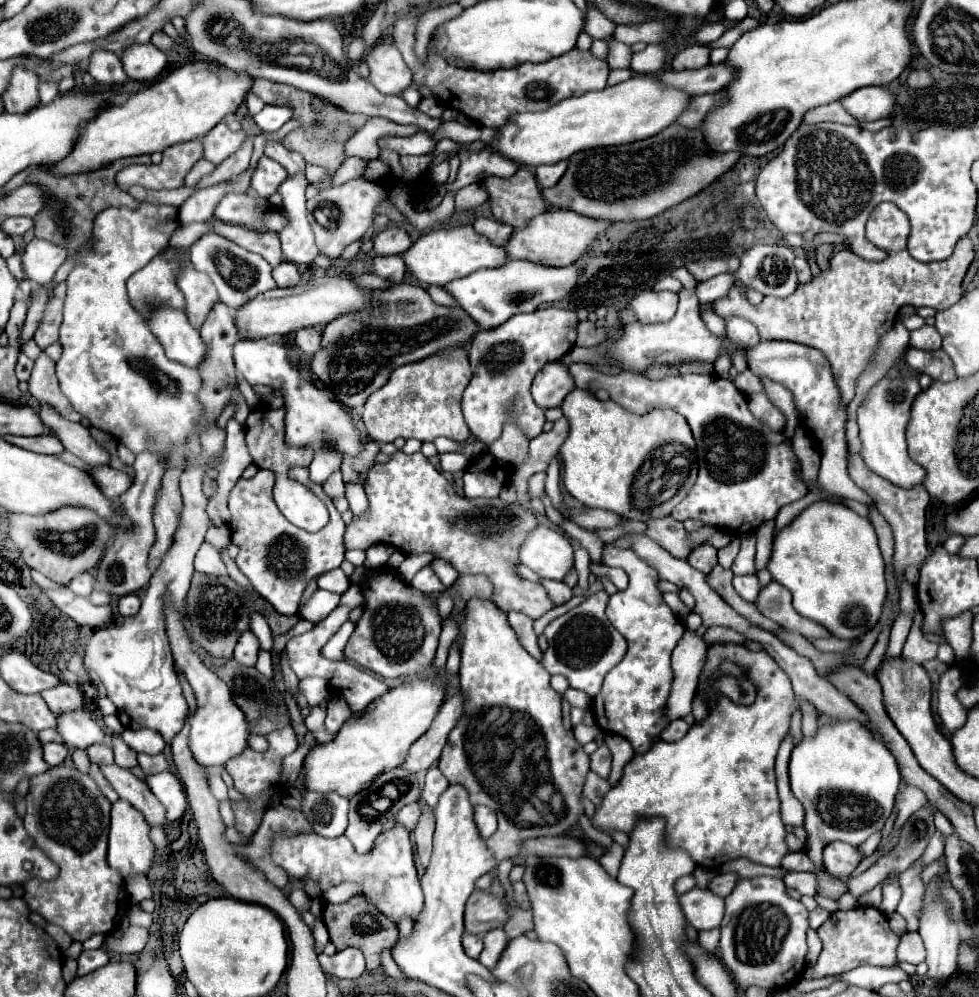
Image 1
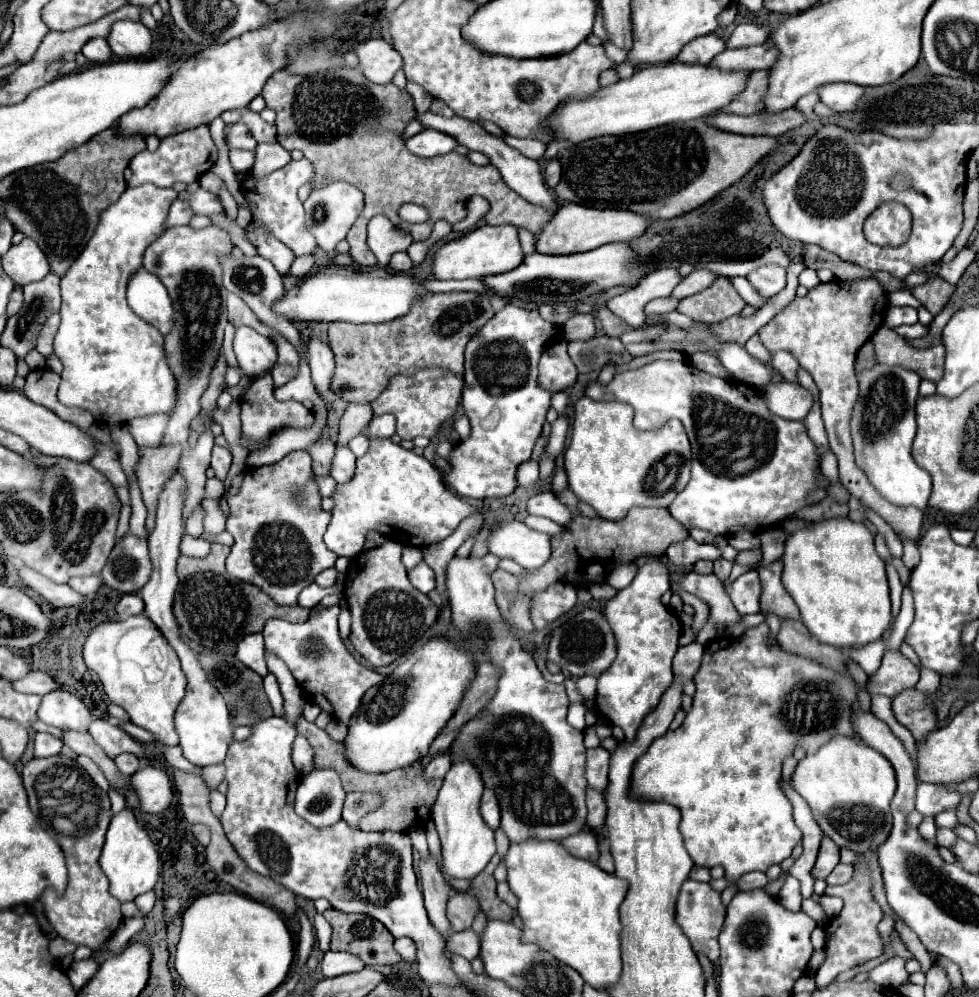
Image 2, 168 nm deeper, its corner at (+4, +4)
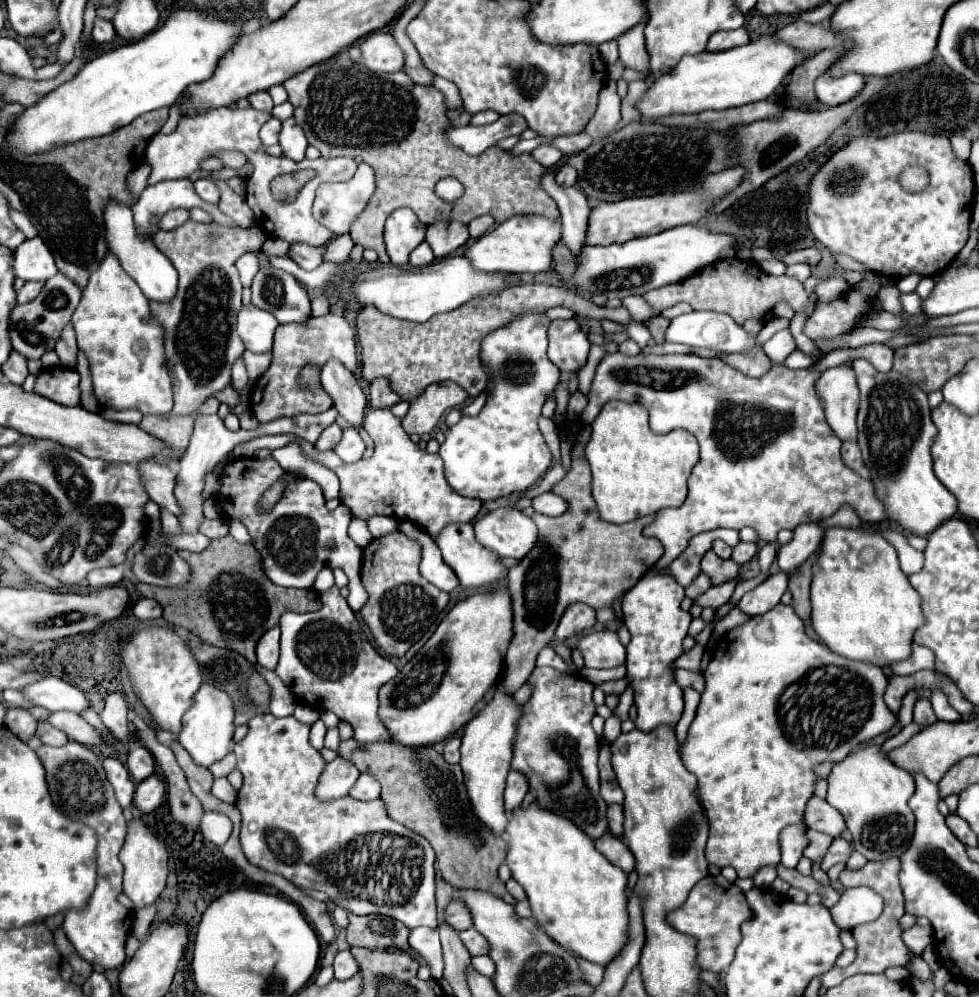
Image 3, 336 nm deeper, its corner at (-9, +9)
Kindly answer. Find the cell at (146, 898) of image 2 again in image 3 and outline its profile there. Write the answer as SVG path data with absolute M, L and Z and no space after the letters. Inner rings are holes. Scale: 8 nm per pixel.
M147 905L147 907L137 909L137 913L135 913L135 923L133 923L133 935L135 935L135 937L141 939L143 935L147 935L155 913L157 913L157 905Z

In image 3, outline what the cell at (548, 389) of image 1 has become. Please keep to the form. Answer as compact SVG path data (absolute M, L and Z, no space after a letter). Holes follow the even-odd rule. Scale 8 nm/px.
M573 319L553 321L549 329L549 359L561 371L577 373L589 355L589 339Z

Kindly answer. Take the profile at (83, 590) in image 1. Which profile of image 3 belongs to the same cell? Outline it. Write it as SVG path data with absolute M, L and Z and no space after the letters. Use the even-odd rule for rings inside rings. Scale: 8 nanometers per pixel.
M115 565L115 567L107 567L107 569L93 569L87 575L87 581L93 589L113 587L123 579L123 573L125 573L125 565Z

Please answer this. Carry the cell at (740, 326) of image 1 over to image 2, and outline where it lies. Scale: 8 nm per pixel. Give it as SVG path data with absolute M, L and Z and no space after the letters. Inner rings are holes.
M752 336L748 342L746 342L746 350L750 356L762 360L762 362L770 362L770 352L764 348L764 344L760 342L758 336Z

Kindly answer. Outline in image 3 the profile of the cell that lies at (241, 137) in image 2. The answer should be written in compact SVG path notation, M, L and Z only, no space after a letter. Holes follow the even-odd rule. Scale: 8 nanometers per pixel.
M271 117L263 127L261 127L261 141L263 145L275 145L277 143L277 137L279 137L279 131L281 131L281 121L277 117Z

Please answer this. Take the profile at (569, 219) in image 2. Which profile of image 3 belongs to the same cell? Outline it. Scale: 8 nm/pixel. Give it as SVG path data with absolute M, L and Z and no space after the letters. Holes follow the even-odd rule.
M741 167L725 169L715 175L709 175L701 181L697 189L691 191L681 191L681 193L663 193L663 195L653 195L653 197L633 197L633 199L623 199L617 203L603 203L599 201L589 215L589 227L587 227L587 237L585 245L613 245L613 243L625 243L635 237L643 235L653 235L661 233L671 227L679 225L691 225L697 223L701 217L709 213L713 203L733 191L743 177Z

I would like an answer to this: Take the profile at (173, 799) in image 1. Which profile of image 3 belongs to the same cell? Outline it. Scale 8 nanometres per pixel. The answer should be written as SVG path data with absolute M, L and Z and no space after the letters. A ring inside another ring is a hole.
M153 773L149 779L137 783L137 789L135 789L135 805L141 813L151 813L155 811L163 799L165 799L165 781Z

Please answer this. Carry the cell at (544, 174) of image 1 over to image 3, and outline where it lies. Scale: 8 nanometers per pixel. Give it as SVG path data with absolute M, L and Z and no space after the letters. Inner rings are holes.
M563 165L557 171L557 183L561 185L575 185L575 179L577 179L577 171L571 165Z

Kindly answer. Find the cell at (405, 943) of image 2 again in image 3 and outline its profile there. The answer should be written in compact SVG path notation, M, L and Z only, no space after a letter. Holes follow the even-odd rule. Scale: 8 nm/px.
M425 927L413 929L409 935L409 945L431 969L431 977L441 981L443 979L443 955L441 955L437 929L425 929Z

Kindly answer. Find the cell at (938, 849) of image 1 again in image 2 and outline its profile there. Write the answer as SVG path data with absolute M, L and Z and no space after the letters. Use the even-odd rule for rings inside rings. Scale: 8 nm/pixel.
M952 808L952 810L944 810L944 812L940 812L940 814L936 816L936 826L950 826L950 828L954 830L954 828L960 824L956 812L958 812L958 808Z

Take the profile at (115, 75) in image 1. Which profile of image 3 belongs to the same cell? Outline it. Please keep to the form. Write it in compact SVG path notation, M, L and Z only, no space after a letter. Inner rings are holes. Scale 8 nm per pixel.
M95 19L93 25L93 41L95 43L111 43L115 39L115 29L107 19Z

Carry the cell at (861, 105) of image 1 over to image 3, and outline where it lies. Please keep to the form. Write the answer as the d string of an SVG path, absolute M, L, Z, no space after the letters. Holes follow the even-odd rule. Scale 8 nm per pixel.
M847 73L839 79L833 79L829 75L821 75L815 81L815 93L817 99L823 105L841 105L849 99L855 99L861 93L861 87L865 87L865 77L859 73Z

